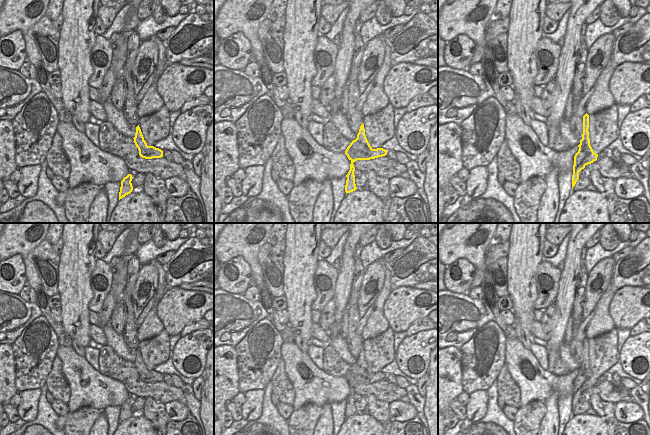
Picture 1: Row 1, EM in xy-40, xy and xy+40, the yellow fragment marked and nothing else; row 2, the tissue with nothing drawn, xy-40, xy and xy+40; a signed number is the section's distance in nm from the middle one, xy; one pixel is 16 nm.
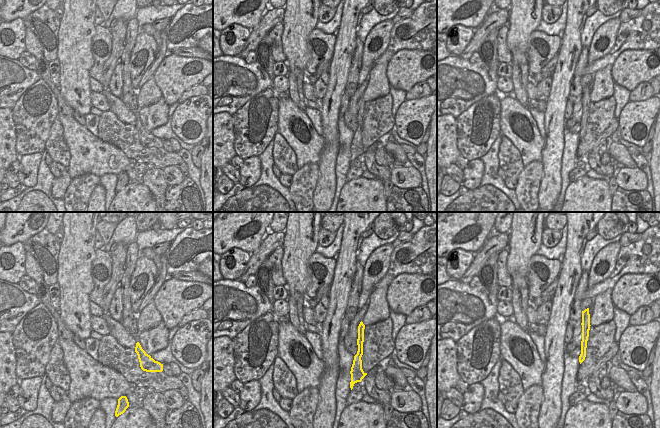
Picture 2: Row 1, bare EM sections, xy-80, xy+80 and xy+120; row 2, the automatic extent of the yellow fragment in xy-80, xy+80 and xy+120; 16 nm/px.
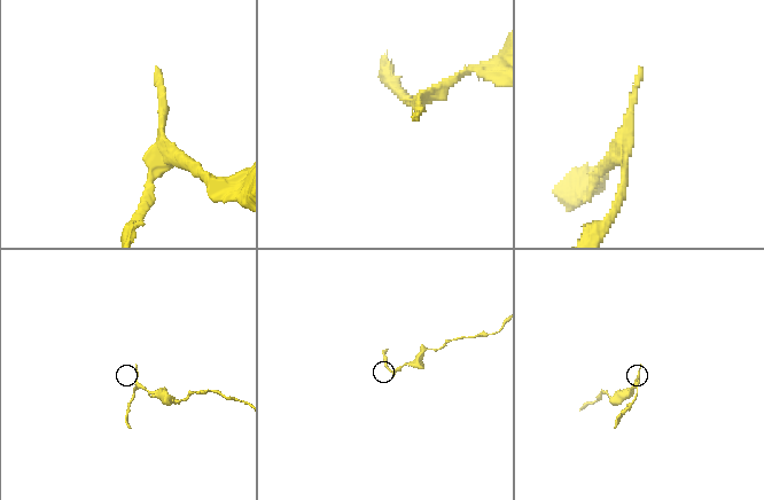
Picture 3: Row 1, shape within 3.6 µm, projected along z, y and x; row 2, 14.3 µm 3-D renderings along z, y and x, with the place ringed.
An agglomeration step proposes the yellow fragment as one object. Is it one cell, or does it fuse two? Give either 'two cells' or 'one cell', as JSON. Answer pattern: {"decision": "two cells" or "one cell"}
{"decision": "two cells"}

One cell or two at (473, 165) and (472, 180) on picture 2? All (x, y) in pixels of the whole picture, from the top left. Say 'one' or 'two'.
one

